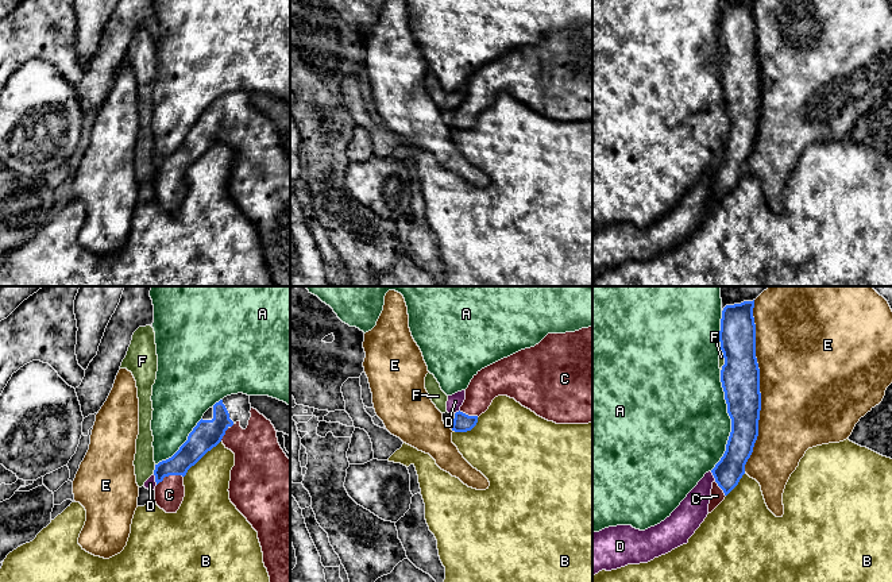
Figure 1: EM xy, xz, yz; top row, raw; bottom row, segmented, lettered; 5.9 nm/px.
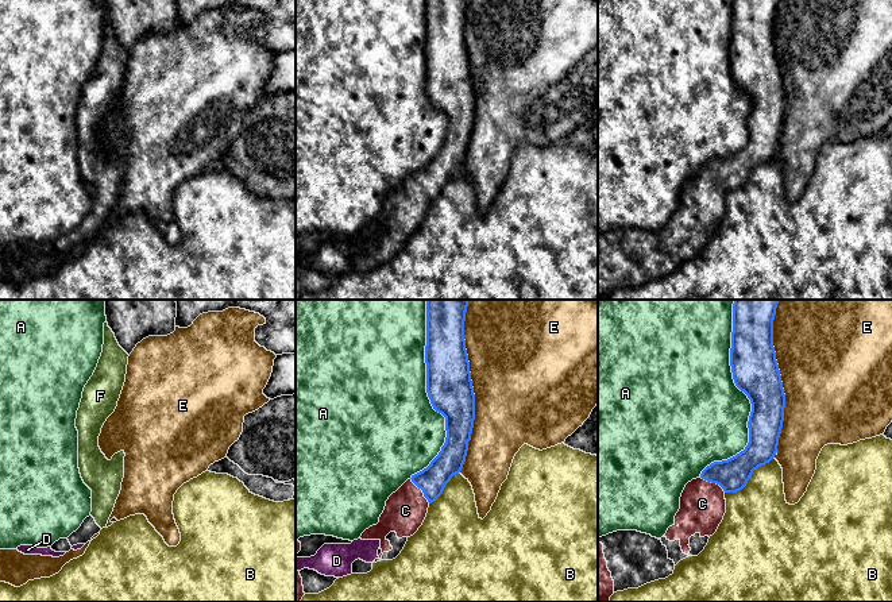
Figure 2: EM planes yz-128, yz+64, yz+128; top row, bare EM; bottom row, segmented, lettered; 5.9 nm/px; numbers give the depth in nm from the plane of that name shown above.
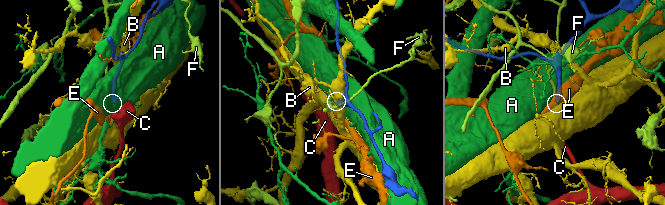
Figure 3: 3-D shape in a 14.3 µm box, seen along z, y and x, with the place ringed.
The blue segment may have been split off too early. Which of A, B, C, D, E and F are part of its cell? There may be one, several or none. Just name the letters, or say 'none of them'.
C

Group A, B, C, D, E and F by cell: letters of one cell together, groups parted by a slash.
A / B / C / D F / E

